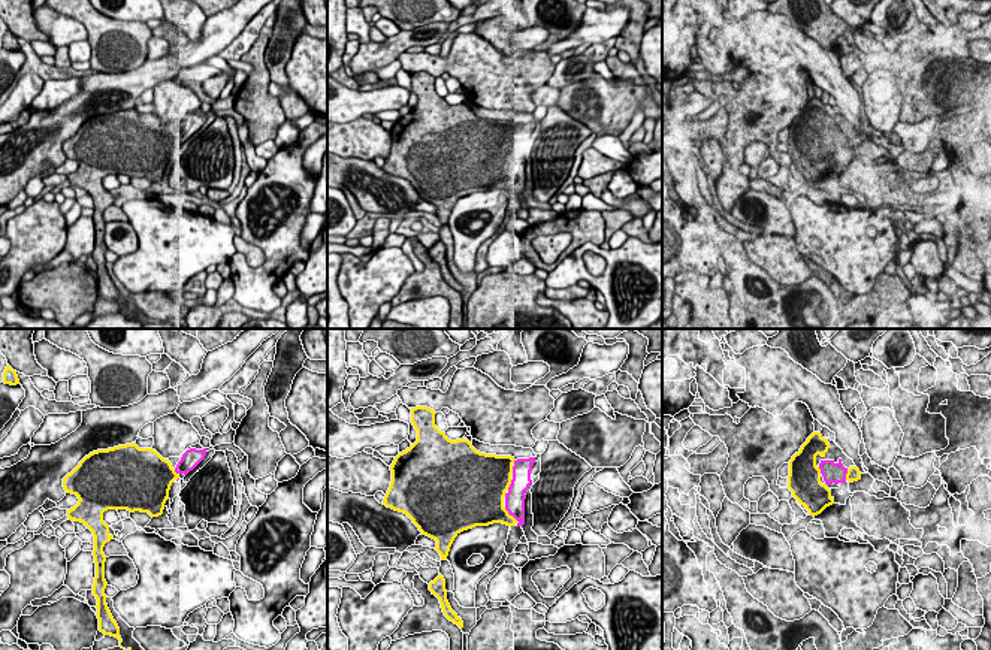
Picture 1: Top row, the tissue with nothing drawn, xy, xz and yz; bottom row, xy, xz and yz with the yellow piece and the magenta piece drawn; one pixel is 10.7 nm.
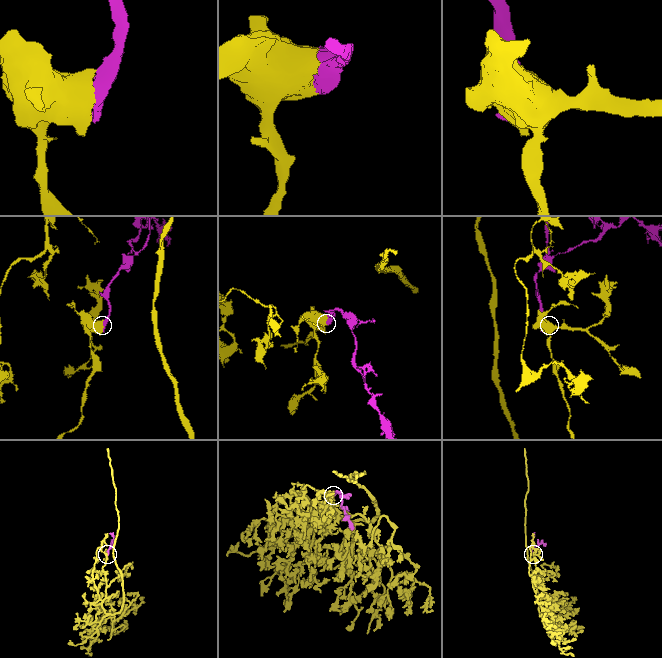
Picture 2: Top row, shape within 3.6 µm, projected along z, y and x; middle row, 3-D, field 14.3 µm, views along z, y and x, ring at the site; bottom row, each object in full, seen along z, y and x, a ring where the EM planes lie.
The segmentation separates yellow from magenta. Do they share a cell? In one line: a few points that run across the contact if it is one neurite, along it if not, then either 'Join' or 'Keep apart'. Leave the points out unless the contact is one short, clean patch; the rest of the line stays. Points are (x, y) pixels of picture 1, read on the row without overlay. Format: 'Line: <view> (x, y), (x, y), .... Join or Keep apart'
Join

